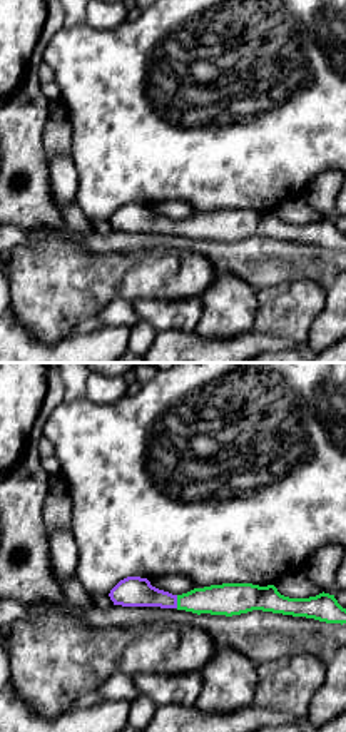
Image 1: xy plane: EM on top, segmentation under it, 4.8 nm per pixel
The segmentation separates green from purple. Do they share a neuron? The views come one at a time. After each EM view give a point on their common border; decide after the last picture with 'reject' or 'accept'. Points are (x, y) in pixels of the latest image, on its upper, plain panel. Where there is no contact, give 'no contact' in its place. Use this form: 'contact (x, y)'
contact (178, 228)

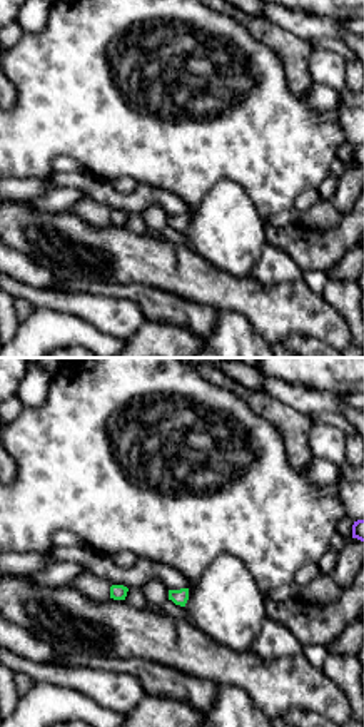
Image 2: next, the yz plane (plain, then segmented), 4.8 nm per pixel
no contact

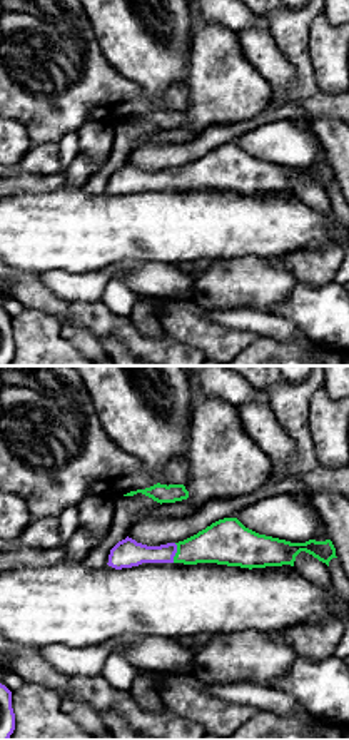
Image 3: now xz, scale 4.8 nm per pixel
contact (176, 179)

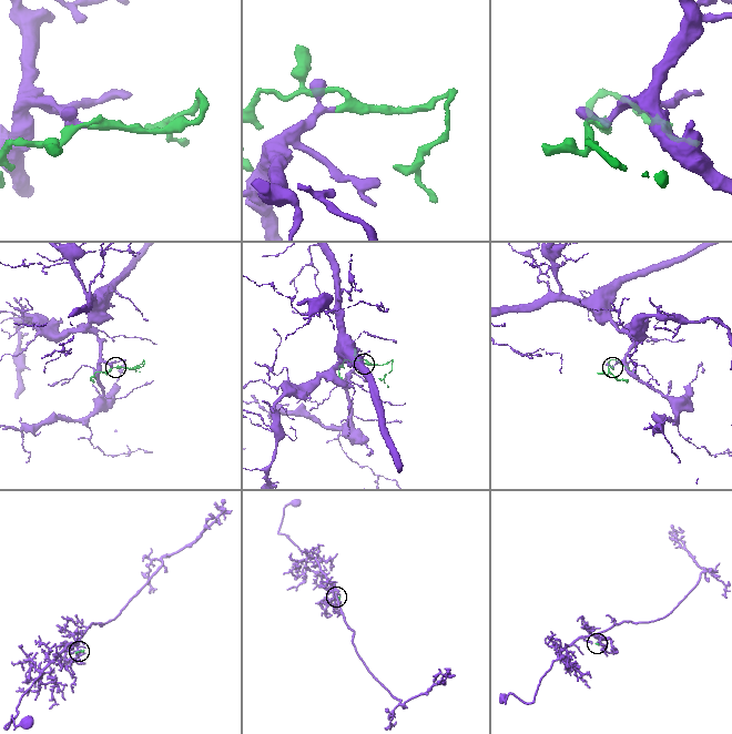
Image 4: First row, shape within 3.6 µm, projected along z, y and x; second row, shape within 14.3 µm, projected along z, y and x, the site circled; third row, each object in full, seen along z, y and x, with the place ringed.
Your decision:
accept

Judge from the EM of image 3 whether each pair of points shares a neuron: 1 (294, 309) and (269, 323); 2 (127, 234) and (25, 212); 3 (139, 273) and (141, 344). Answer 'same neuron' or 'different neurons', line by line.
1: different neurons
2: same neuron
3: different neurons

